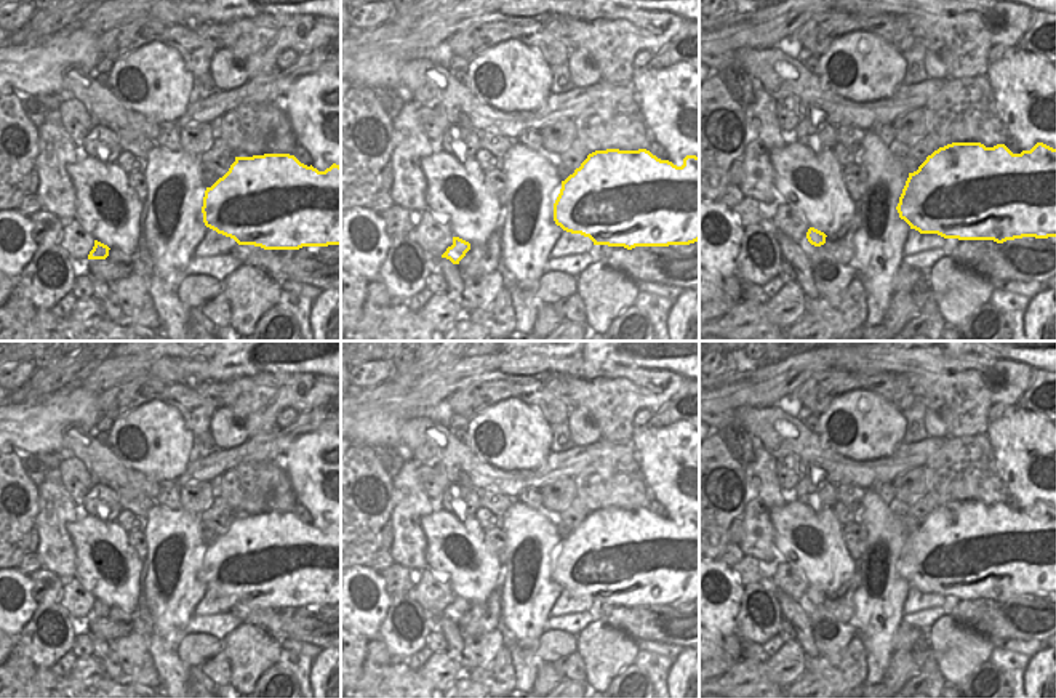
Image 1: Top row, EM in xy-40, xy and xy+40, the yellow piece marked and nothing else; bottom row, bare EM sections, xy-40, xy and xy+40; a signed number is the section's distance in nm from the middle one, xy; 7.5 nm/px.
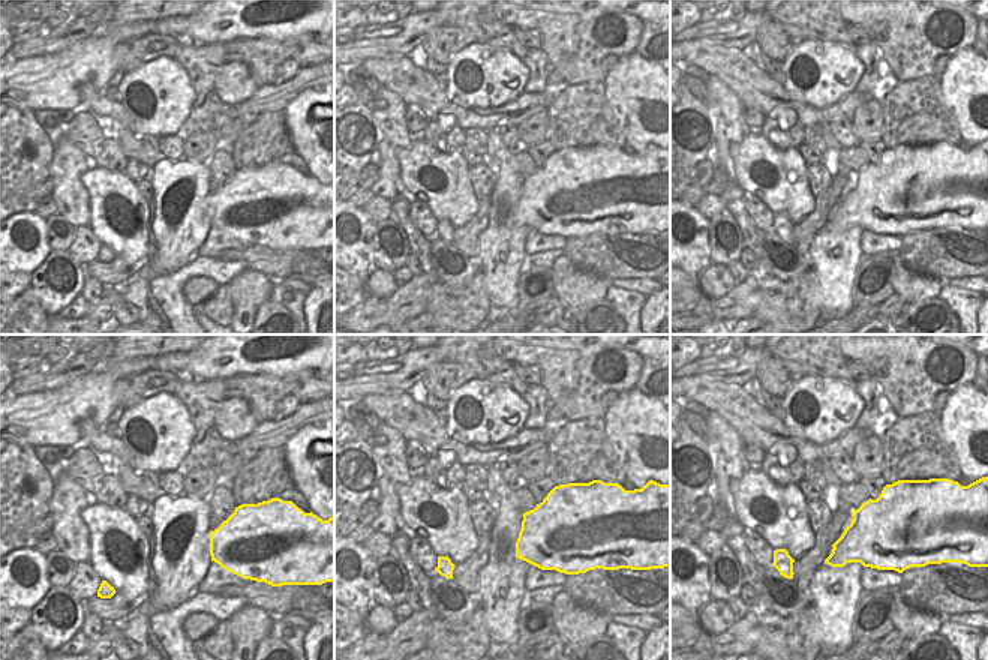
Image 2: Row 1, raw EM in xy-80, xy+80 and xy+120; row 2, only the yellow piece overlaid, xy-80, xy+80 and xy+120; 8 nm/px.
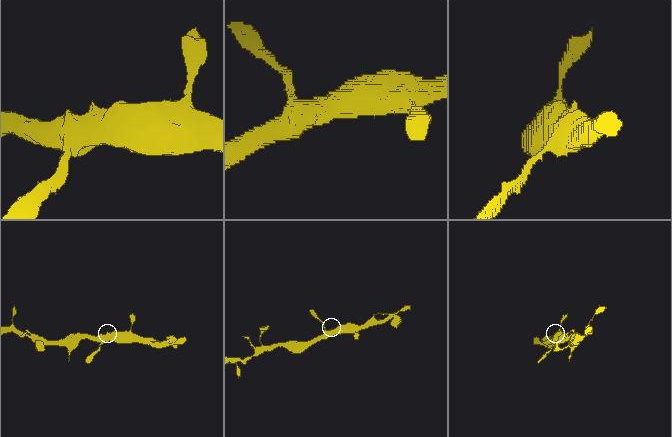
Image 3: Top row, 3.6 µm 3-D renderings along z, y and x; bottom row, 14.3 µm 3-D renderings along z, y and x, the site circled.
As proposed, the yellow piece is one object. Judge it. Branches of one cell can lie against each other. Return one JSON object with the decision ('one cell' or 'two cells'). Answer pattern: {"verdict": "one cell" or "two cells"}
{"verdict": "one cell"}

